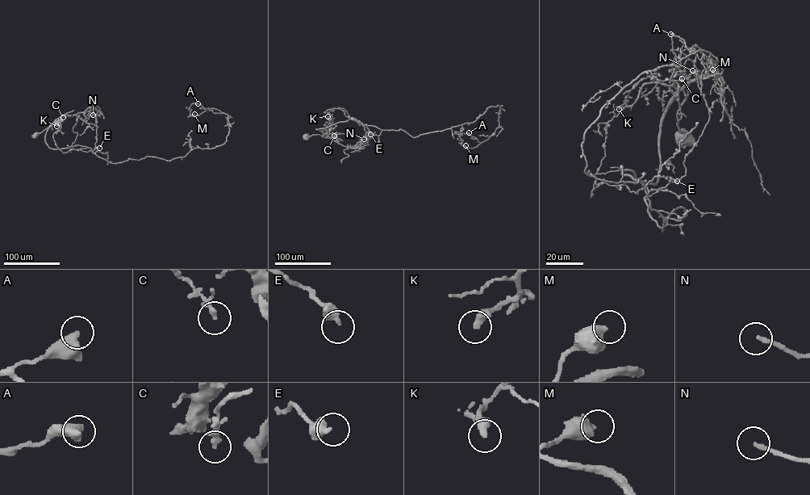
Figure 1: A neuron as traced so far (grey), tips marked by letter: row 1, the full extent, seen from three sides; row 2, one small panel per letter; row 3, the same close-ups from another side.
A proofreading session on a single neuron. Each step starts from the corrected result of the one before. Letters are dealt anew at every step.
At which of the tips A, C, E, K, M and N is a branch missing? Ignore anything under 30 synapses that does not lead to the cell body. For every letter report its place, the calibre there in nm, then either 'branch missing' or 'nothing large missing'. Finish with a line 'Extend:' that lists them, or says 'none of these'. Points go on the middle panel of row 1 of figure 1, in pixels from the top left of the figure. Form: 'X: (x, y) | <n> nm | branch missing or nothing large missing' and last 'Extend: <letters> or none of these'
A: (469, 132) | 500 nm | nothing large missing
C: (334, 136) | 170 nm | nothing large missing
E: (370, 134) | 440 nm | nothing large missing
K: (327, 116) | 400 nm | nothing large missing
M: (465, 145) | 550 nm | nothing large missing
N: (364, 139) | 180 nm | nothing large missing
Extend: none of these

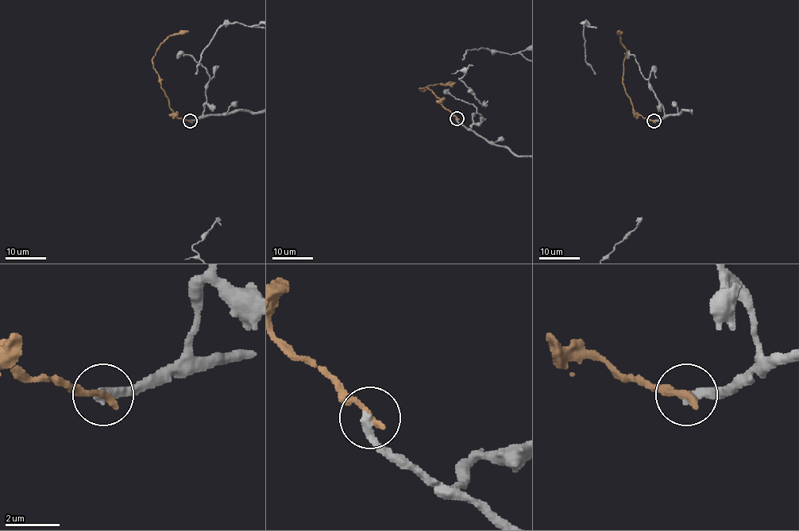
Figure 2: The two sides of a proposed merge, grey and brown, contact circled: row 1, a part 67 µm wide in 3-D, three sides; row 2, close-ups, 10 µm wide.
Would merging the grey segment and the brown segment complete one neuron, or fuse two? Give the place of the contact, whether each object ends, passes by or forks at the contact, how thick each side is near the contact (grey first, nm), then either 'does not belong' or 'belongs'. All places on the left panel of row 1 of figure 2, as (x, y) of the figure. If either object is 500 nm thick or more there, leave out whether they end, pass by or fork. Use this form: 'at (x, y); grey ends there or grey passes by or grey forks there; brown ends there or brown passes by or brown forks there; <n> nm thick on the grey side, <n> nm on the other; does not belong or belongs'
at (190, 121); grey ends there; brown ends there; 320 nm thick on the grey side, 260 nm on the other; does not belong

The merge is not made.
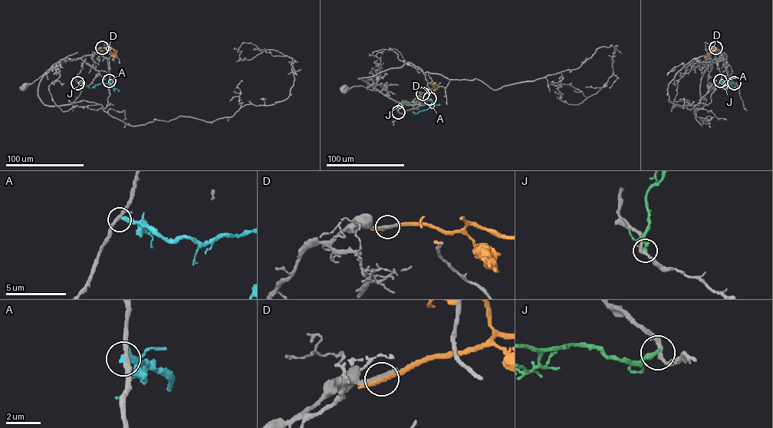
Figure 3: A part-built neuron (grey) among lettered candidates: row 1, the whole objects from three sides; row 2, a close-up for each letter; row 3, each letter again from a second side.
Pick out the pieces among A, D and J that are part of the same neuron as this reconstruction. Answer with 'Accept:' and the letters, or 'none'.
Accept: none

